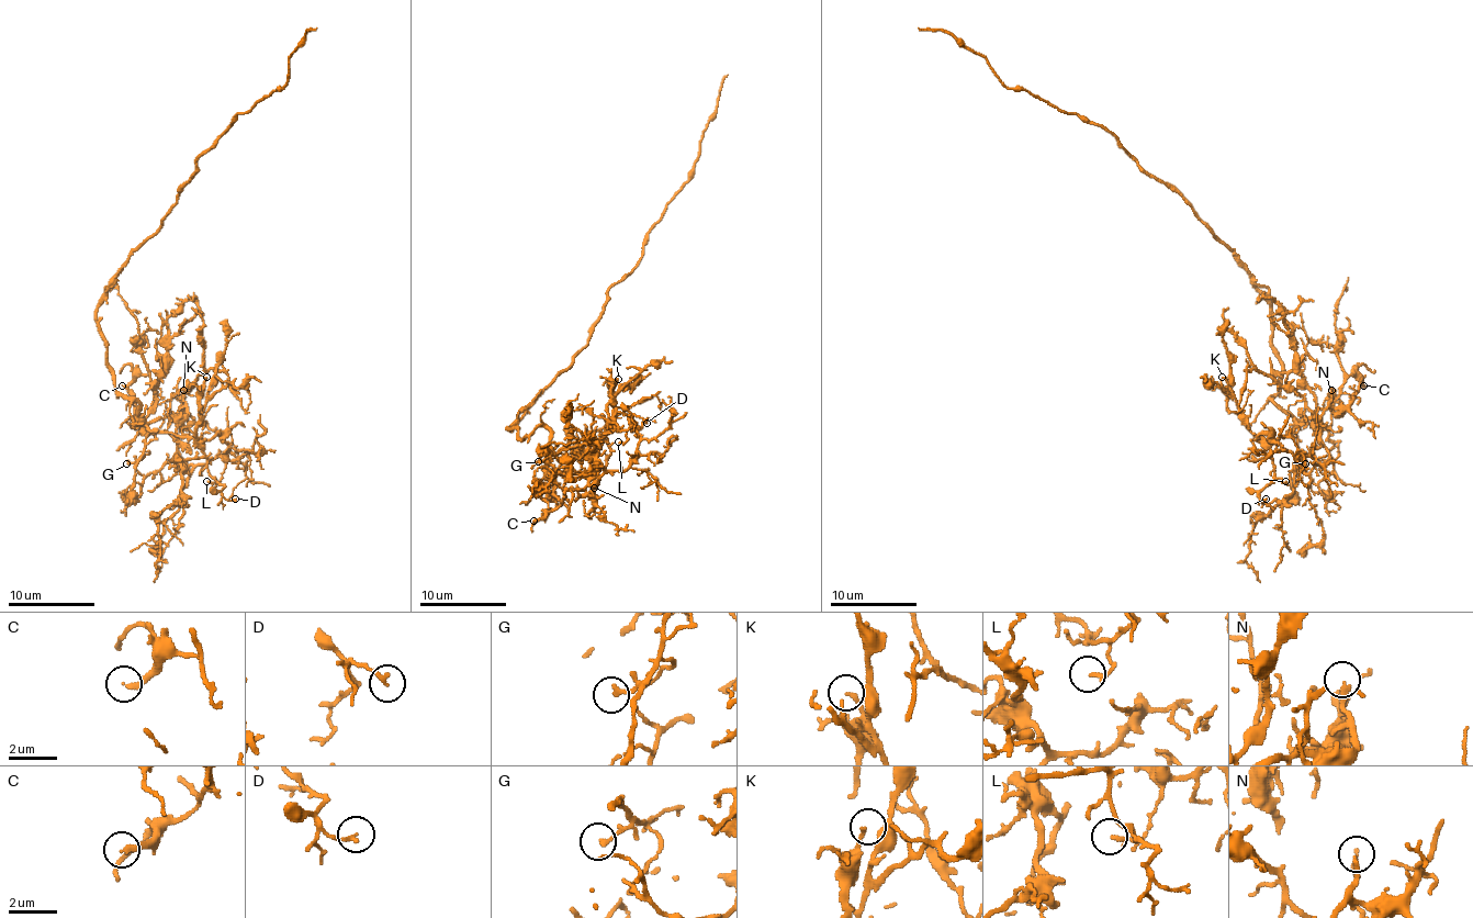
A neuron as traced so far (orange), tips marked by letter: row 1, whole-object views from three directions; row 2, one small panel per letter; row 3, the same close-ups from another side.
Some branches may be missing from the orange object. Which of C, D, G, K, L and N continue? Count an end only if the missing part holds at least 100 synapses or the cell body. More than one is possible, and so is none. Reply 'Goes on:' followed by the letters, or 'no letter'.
Goes on: N

